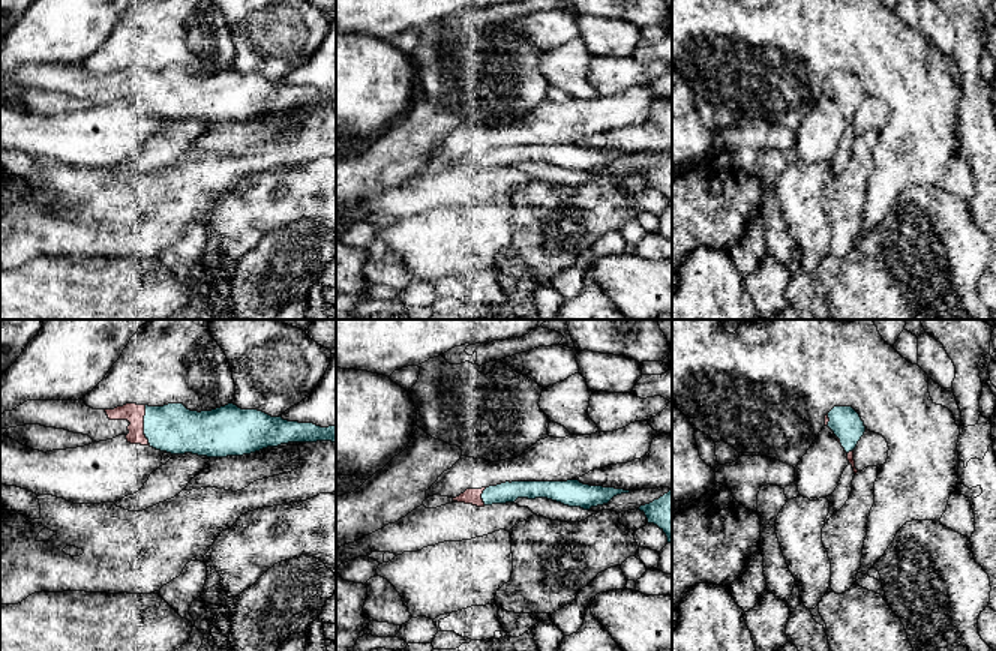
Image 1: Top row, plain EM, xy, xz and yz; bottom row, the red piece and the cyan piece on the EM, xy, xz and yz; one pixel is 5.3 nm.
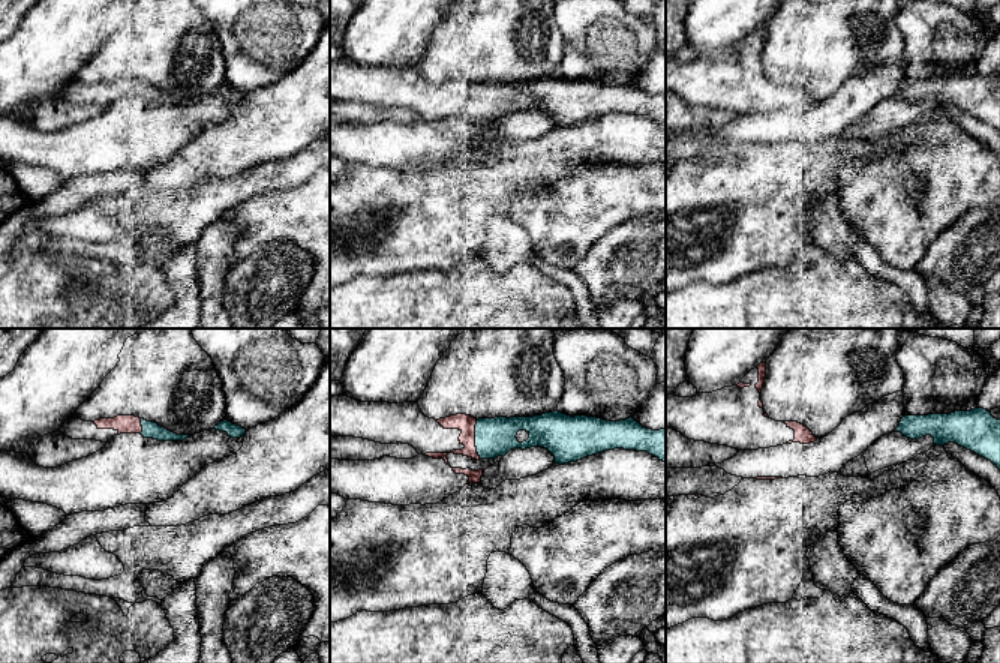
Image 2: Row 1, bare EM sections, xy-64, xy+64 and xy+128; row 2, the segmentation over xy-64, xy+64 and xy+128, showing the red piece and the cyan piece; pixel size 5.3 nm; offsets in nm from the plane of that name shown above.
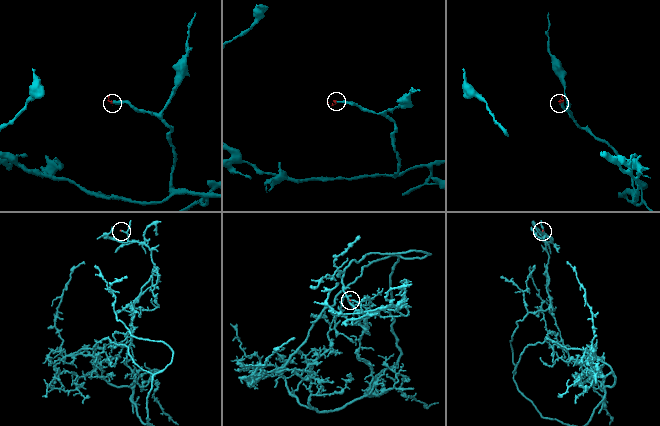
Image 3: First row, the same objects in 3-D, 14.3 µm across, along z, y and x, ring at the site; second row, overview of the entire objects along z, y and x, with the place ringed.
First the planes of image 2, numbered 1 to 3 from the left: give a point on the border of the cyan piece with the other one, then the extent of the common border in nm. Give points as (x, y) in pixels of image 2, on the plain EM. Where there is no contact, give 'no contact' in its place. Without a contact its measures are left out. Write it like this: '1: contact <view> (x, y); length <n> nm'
1: contact xy-64 (141, 90); length 80 nm
2: contact xy+64 (474, 104); length 200 nm
3: no contact

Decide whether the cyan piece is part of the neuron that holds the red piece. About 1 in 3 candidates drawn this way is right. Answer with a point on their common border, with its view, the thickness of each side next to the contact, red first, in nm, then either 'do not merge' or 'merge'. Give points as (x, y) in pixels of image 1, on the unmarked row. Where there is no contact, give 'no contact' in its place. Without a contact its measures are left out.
xy (143, 89) | 100/260 nm | merge

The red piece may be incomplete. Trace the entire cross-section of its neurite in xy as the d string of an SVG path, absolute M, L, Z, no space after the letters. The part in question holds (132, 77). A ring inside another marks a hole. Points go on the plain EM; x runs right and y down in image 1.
M82 63L27 64L0 78L2 93L24 88L64 93L88 99L96 106L124 99L130 108L207 122L243 120L288 106L336 106L336 90L288 86L234 68L198 76L183 68L93 74Z

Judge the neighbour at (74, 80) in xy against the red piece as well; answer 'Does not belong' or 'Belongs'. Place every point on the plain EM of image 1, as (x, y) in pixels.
Belongs

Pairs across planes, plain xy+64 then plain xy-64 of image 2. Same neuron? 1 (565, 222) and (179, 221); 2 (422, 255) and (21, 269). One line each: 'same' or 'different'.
1: different
2: different

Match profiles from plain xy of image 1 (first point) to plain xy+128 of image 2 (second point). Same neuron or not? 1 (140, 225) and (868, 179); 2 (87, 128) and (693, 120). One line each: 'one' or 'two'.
1: two
2: two

